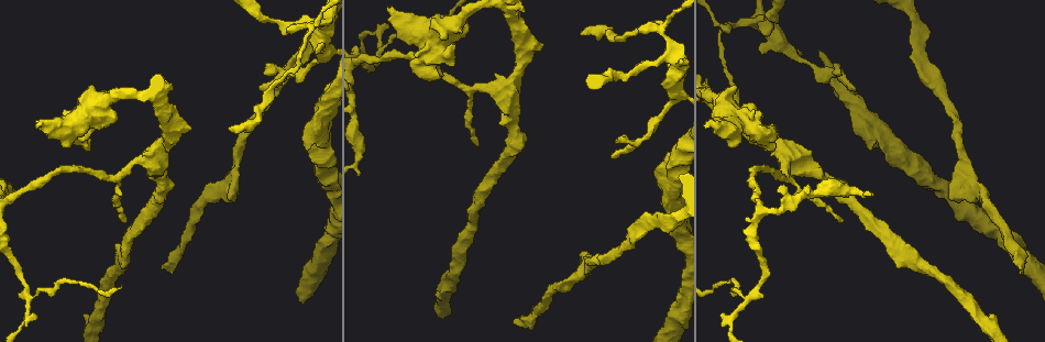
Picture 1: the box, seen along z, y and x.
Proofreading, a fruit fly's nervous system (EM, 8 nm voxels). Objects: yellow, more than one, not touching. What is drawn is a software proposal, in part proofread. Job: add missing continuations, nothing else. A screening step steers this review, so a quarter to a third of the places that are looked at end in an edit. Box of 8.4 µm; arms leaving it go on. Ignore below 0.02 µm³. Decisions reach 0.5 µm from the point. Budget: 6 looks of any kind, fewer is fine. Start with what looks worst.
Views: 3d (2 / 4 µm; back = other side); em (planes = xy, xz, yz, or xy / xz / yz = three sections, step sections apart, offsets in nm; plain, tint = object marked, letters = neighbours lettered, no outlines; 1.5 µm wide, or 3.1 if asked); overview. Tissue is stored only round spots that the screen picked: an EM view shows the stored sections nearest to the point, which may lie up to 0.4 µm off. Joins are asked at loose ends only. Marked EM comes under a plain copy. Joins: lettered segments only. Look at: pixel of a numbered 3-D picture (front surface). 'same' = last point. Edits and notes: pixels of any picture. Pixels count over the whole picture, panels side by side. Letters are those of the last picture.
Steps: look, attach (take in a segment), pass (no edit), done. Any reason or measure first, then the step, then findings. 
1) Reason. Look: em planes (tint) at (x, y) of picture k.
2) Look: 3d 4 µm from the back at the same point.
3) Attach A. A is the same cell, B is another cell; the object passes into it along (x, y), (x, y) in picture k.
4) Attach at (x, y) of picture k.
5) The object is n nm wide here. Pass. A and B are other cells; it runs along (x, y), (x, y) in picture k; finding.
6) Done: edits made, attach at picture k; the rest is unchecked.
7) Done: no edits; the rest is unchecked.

Long arm stops here. Look: em xz step 8 (letters) at (230, 126) of picture 1.

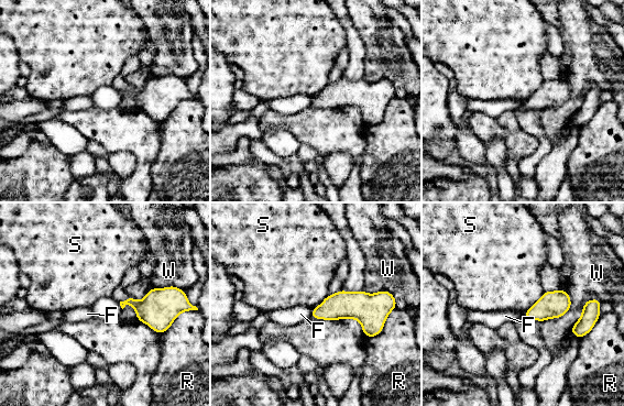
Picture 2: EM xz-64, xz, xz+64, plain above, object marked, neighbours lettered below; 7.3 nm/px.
Pass. F, R, S and W are other cells; a border runs along (544, 292), (523, 315) in picture 2; no lettered segment goes on from it.

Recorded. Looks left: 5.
An open end. Look: em planes (letters) at (232, 202) of picture 1.

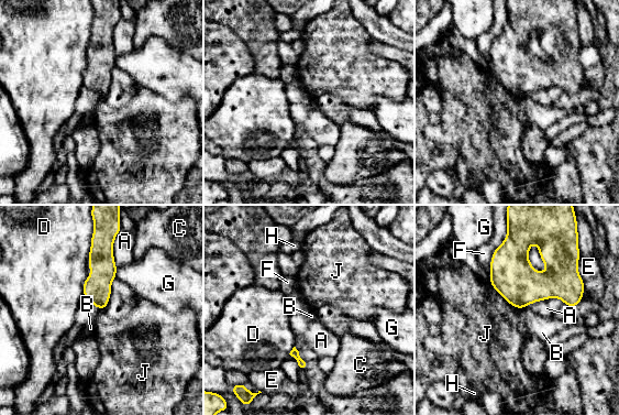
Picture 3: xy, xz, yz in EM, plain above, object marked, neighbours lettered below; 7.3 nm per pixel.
The object is 200 nm wide here. Pass. A, B, C, D, E, F, G, H and J are other cells; a border runs along (97, 307), (102, 309) in picture 3; no lettered segment goes on from it.

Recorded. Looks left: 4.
Free end. Look: em planes (letters) at (728, 33) of picture 1.

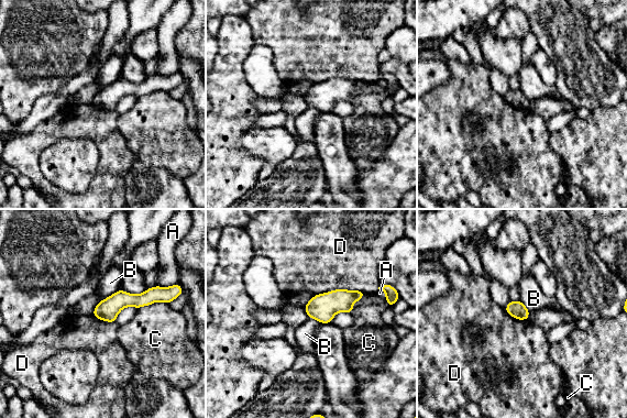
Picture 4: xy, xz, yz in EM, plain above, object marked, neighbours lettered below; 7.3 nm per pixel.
The longest contact is with D, 360 nm. Pass. A, B, C and D are other cells; none of them fits.

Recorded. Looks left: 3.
Done: no edits; the rest is unchecked.

